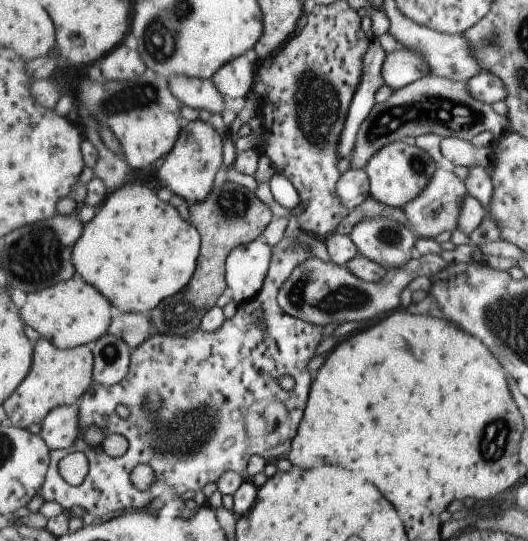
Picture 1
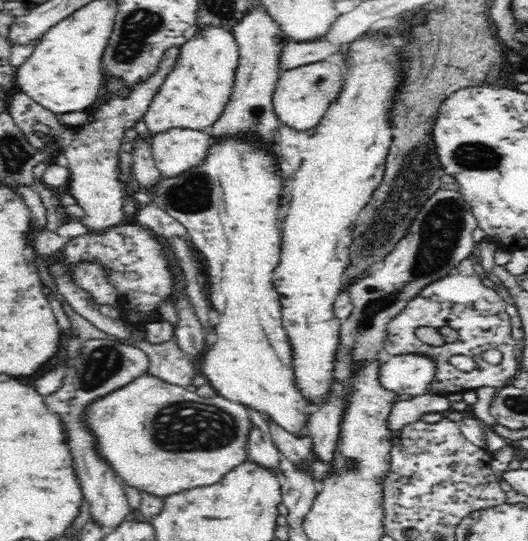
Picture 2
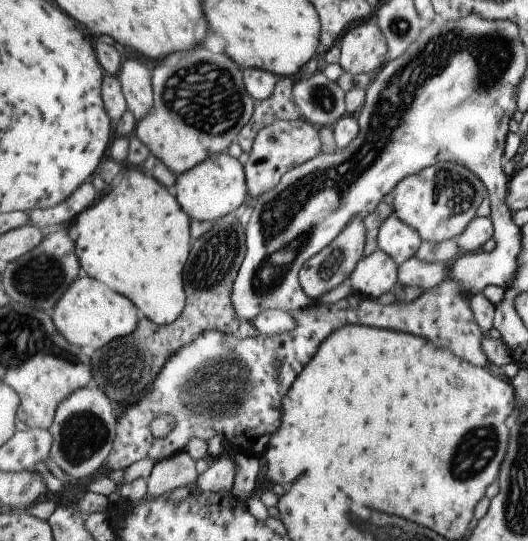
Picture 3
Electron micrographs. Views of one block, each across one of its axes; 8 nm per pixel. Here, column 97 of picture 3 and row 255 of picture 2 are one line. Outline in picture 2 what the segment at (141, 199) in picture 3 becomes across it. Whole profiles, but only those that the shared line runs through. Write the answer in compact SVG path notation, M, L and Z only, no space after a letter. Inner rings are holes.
M226 140L226 142L220 142L220 144L213 144L206 160L200 166L197 166L197 168L191 168L188 172L176 176L176 178L163 178L155 186L150 197L154 200L156 206L164 209L170 216L173 216L187 228L189 241L192 245L196 246L196 250L198 250L198 252L202 254L202 258L204 258L204 268L206 268L204 274L208 278L206 282L206 292L211 302L210 308L216 308L216 310L220 312L220 326L214 326L212 328L212 330L216 330L216 334L213 332L212 339L207 343L208 350L206 350L204 358L202 358L197 365L199 373L206 376L209 384L218 395L231 401L242 403L262 414L266 414L271 420L278 423L279 426L285 428L288 432L296 436L302 436L302 433L306 431L306 420L308 420L310 414L304 411L308 404L306 404L306 399L302 397L300 389L298 389L296 383L294 383L292 350L290 343L288 343L286 332L284 332L284 328L282 328L282 322L280 322L282 314L280 314L278 292L276 292L274 286L272 286L272 274L274 274L274 268L278 266L278 258L280 258L280 230L278 230L278 222L280 222L278 210L280 210L280 206L278 206L278 198L280 198L280 194L282 194L282 179L276 175L276 170L278 170L276 159L274 159L266 149L259 148L259 146L255 146L255 144L243 144L243 142L237 142L237 140Z

